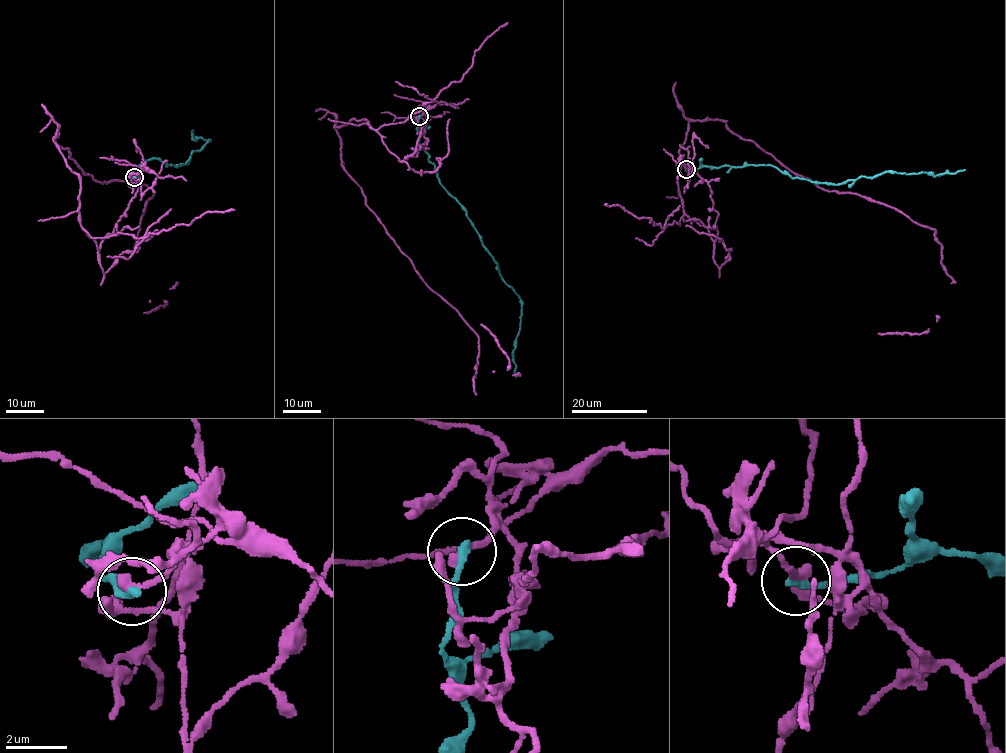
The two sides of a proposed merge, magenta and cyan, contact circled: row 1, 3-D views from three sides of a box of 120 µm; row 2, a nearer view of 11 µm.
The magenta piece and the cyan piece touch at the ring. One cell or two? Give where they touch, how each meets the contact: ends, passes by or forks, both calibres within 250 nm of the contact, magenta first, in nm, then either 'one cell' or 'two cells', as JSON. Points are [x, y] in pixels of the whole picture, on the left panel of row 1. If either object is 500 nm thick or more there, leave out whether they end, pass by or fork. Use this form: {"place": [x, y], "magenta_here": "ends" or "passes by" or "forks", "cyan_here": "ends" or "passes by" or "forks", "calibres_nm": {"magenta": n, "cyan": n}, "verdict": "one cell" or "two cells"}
{"place": [134, 177], "magenta_here": "ends", "cyan_here": "ends", "calibres_nm": {"magenta": 360, "cyan": 280}, "verdict": "two cells"}

